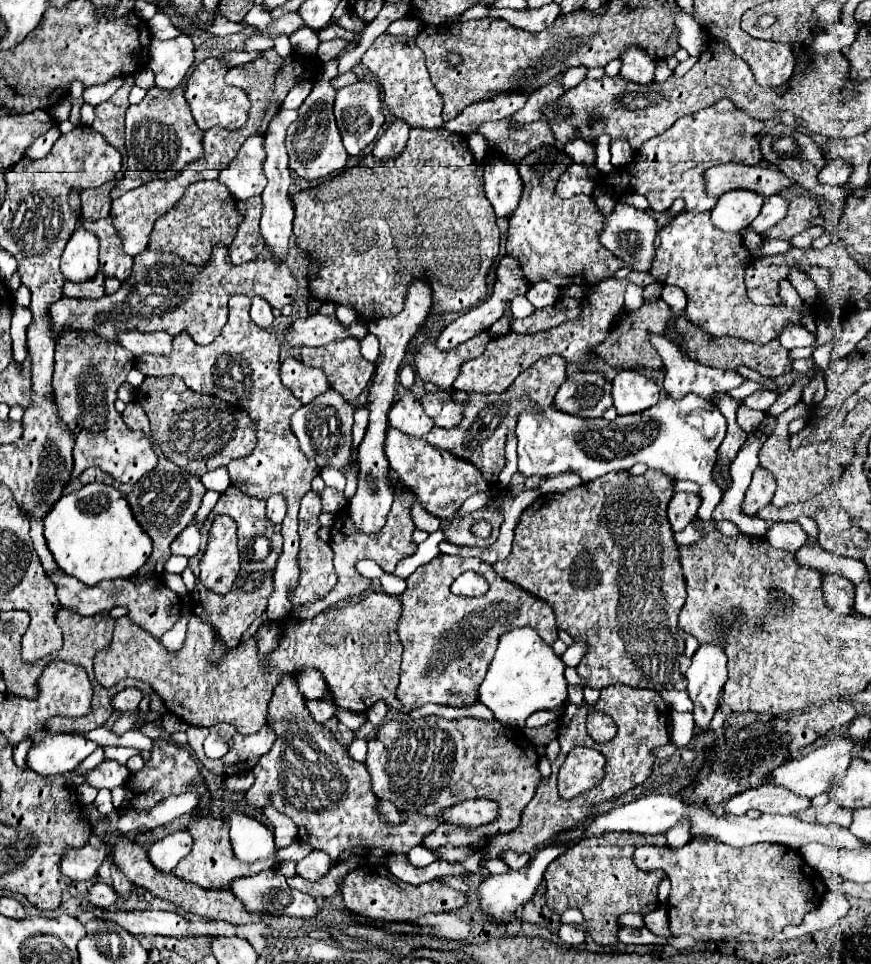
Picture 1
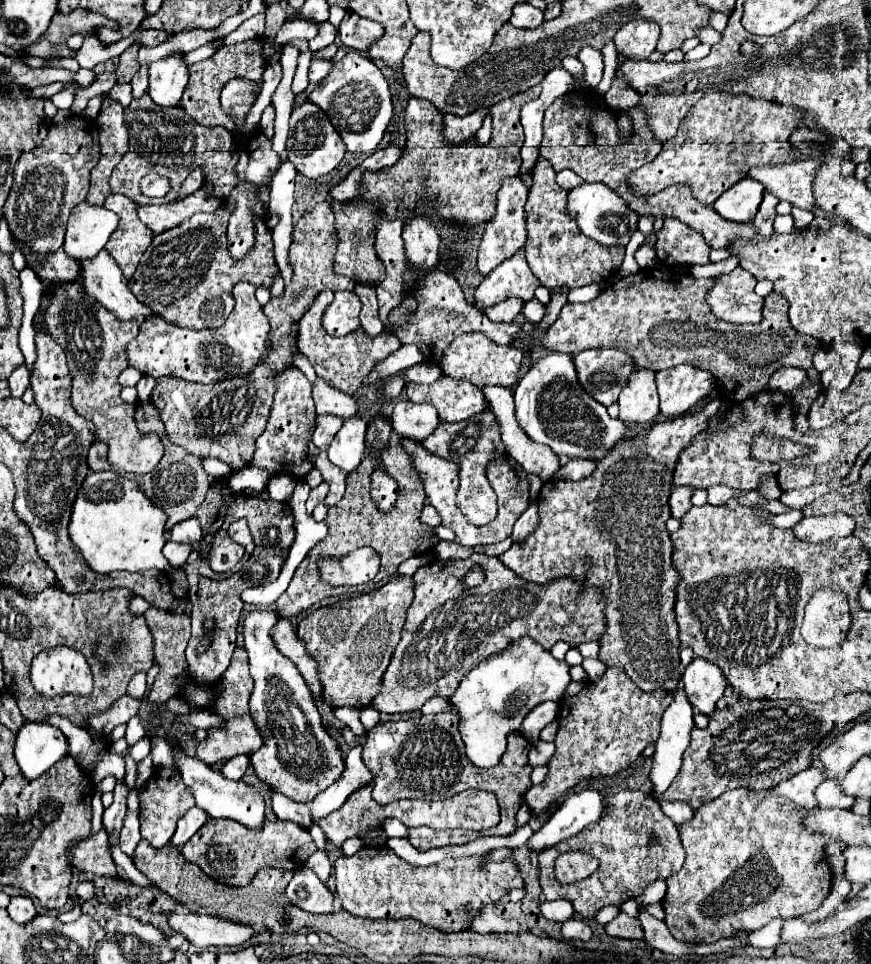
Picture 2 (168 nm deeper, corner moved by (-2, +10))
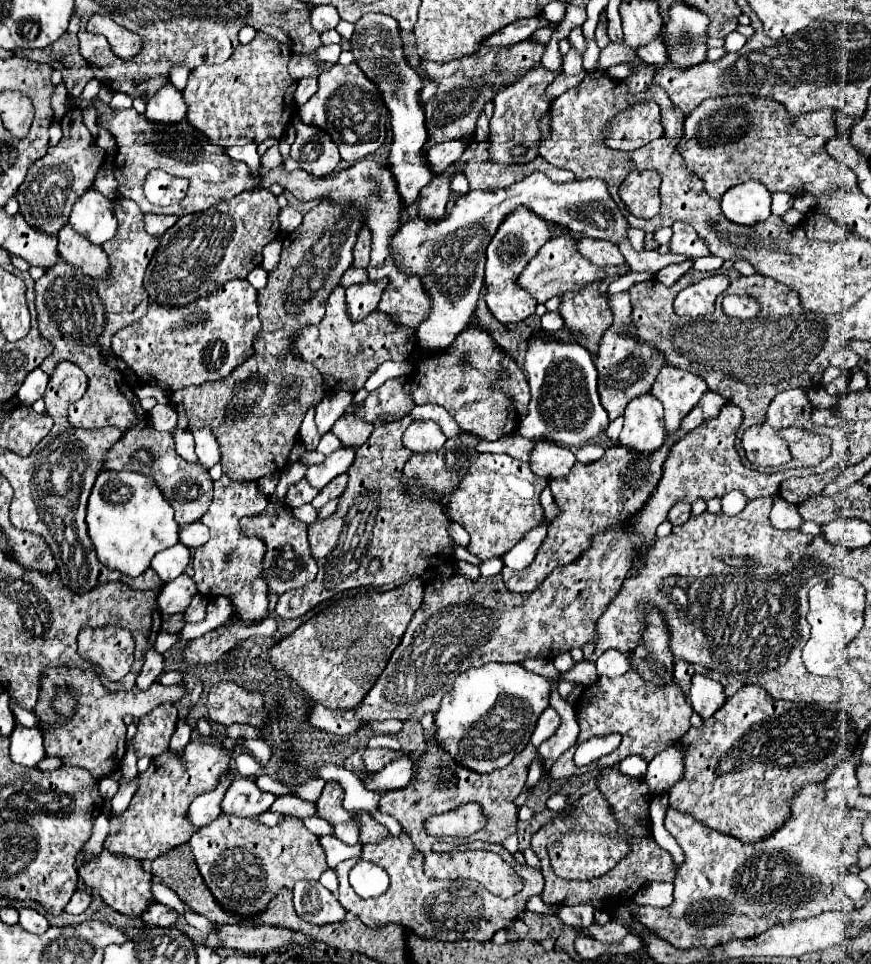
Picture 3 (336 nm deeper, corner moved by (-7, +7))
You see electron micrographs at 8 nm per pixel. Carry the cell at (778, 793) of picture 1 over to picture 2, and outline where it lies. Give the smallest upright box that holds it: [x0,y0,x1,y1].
[772,768,822,808]

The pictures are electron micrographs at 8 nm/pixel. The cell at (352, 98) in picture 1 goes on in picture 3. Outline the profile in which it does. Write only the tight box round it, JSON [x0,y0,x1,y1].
[299,63,389,163]

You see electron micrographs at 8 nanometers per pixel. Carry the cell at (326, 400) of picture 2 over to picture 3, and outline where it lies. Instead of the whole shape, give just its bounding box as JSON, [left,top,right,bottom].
[331,415,373,449]

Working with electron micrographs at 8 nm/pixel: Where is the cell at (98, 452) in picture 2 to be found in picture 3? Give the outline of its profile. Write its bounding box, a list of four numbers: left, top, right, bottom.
[105,421,213,527]

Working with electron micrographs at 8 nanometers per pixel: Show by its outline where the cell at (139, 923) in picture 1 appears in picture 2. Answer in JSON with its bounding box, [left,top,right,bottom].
[168,912,254,948]

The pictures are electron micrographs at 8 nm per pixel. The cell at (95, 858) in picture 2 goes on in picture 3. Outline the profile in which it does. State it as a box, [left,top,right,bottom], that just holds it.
[79,849,153,917]

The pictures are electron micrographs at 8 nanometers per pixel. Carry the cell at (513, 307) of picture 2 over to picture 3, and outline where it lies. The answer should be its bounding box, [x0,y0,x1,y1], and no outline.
[485,207,551,325]

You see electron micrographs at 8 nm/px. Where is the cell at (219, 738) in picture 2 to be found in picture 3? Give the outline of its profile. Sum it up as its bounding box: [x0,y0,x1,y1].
[105,741,233,861]

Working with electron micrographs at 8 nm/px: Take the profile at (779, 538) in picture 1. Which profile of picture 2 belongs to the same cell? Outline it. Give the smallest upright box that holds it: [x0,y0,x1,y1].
[792,514,854,542]

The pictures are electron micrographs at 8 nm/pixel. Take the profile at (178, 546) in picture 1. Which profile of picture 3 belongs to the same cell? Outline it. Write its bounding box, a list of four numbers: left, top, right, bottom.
[179,521,209,549]

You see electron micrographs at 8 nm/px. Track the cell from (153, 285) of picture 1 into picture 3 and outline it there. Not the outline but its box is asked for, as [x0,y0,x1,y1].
[145,189,279,305]

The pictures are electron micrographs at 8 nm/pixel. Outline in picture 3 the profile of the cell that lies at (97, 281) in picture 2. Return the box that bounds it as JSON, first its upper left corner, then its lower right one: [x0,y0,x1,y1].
[57,223,109,279]

